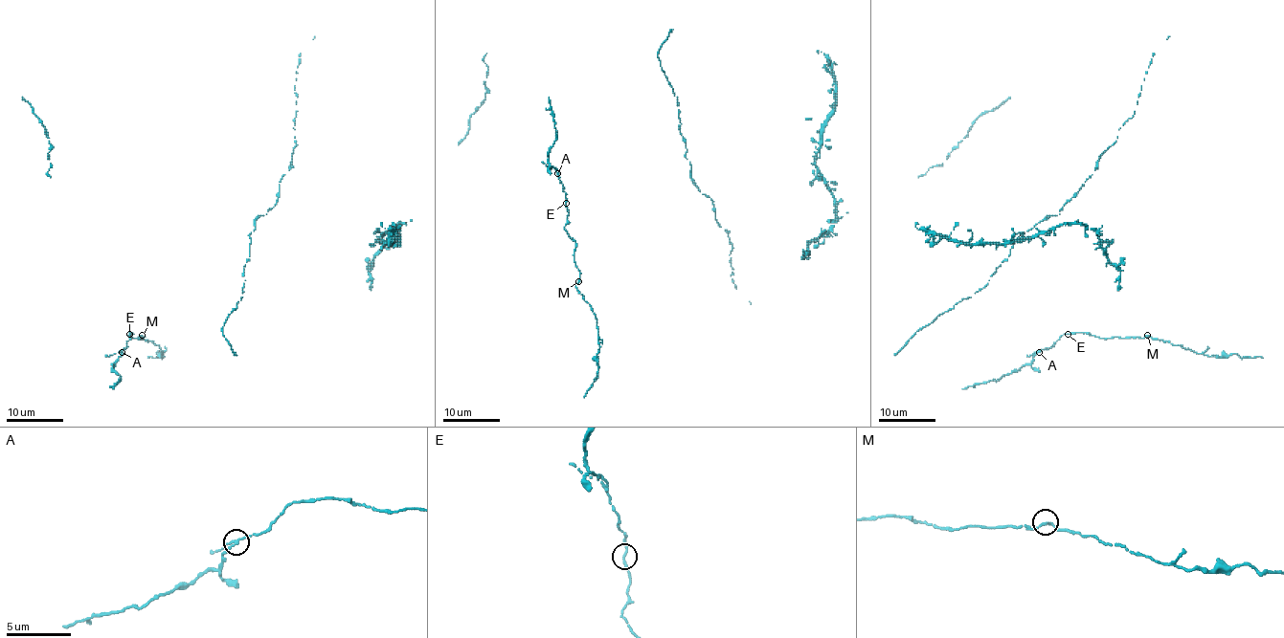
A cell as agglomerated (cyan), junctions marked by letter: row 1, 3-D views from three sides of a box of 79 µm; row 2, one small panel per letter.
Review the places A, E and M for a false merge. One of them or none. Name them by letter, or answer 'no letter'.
no letter

